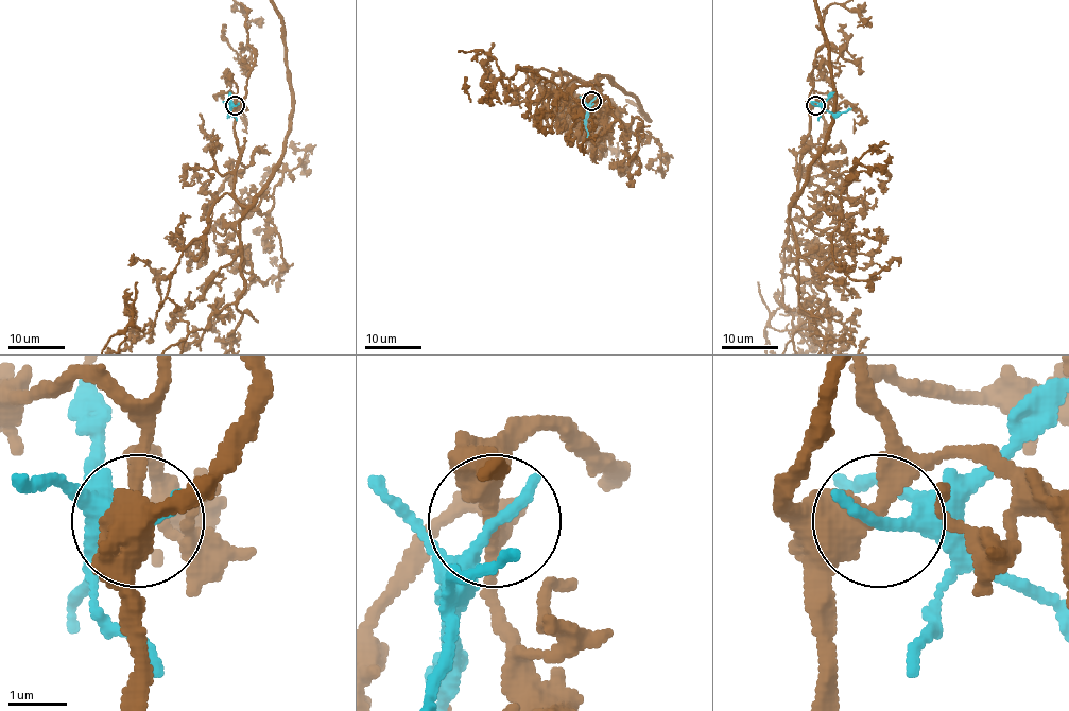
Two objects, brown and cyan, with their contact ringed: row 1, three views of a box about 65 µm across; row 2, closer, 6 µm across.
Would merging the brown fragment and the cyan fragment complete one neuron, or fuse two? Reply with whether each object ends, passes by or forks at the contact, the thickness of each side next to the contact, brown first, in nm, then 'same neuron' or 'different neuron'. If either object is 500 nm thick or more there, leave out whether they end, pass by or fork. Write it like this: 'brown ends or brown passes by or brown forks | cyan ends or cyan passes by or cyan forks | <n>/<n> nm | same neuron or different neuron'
brown passes by | cyan ends | 400/280 nm | different neuron

